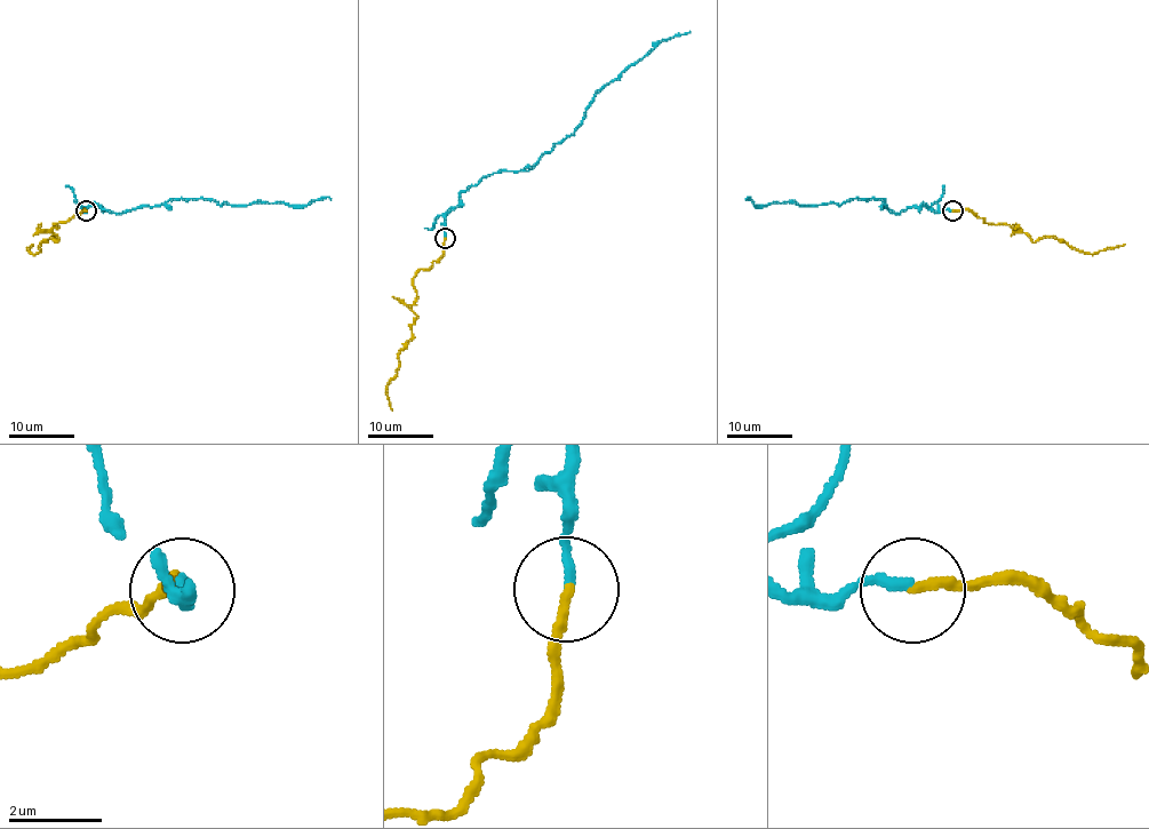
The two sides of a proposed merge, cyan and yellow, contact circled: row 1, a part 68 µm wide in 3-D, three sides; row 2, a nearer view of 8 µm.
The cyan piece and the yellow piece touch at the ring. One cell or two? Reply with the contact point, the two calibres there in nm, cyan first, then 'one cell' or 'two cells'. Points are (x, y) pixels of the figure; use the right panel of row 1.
place (952, 210); calibres 200 and 200 nm; two cells

